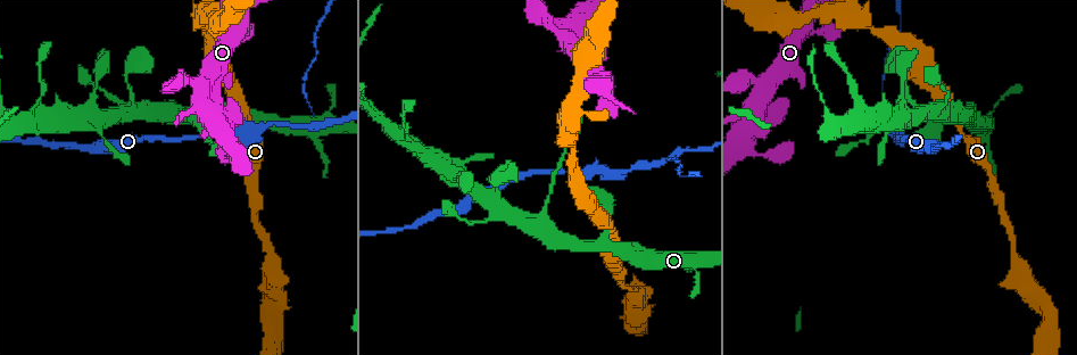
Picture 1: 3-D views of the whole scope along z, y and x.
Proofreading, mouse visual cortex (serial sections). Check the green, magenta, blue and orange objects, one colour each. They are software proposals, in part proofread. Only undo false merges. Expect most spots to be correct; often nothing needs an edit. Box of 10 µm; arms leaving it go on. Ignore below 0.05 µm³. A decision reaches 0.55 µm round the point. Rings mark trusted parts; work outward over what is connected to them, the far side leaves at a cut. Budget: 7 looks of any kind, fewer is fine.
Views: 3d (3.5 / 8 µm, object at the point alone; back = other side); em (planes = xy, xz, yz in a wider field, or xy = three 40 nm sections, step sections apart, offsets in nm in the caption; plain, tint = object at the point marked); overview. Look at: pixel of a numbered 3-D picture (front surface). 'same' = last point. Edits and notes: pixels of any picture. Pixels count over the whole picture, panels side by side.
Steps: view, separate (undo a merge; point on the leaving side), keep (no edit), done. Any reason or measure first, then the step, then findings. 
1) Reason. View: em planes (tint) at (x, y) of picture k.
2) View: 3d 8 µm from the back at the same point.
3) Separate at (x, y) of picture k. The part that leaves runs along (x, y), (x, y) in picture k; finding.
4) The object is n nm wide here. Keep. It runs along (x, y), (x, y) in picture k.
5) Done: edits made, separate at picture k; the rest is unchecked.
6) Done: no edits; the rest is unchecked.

Narrows sharply. View: 3d 8 µm at (753, 109) of picture 1.

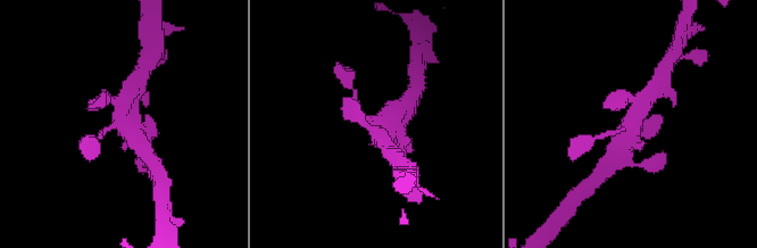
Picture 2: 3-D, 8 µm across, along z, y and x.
Now the EM. View: em planes (tint) at the same point.

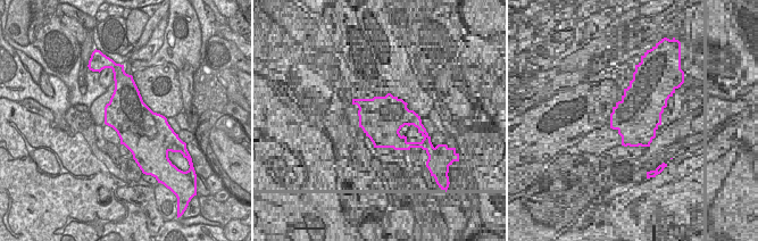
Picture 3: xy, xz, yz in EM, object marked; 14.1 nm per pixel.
Keep. It runs along (652, 90), (638, 108), (622, 142) in picture 2; all the same cell.

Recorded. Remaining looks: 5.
Three arms meet. View: 3d 3.5 µm at (542, 219) of picture 1.

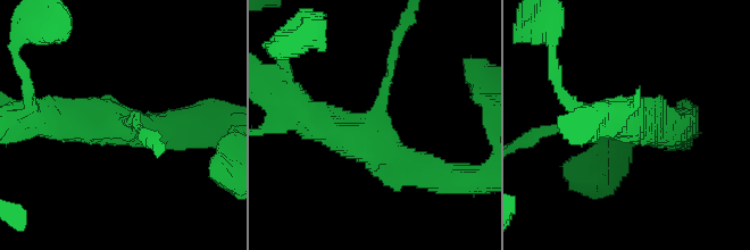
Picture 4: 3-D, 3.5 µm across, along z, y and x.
3 arms meet here; the arms are 150, 450, 450 nm wide. View: em xy step 1 (tint) at (373, 126) of picture 4.

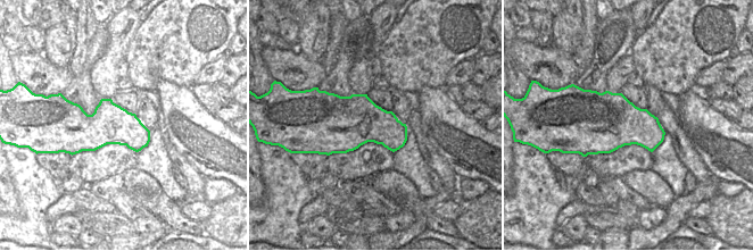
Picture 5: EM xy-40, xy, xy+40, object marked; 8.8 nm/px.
The object is 460 nm wide here. Keep. It runs along (430, 173), (297, 109) in picture 4; continuous, no second cell.

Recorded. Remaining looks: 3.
Abrupt turn. View: 3d 3.5 µm at (315, 122) of picture 1.

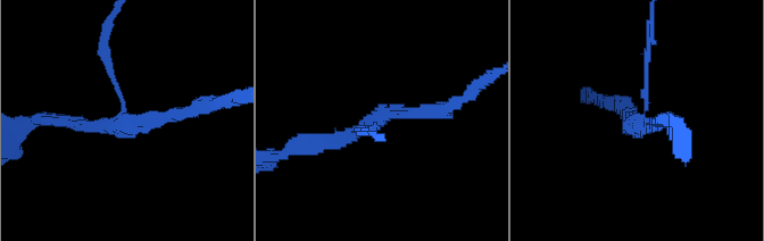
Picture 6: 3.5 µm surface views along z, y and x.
3 arms meet here; the arms are 100, 200, 200 nm wide. View: em xy step 3 (tint) at (641, 120) of picture 6.

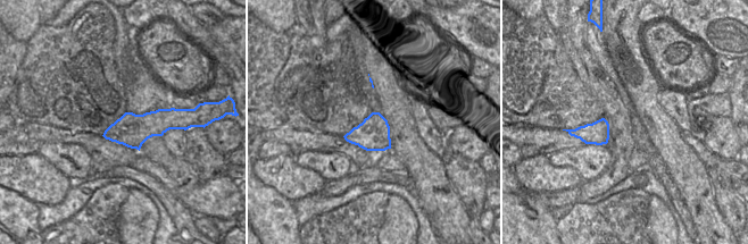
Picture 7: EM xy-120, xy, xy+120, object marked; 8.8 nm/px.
The object is 300 nm wide here. Separate at (110, 72) of picture 6. The part that leaves runs along (122, 105), (105, 59), (108, 21) in picture 6; a second cell is stuck on.

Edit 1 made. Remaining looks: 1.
Done: edits made, separate at picture 6; the rest is unchecked.

